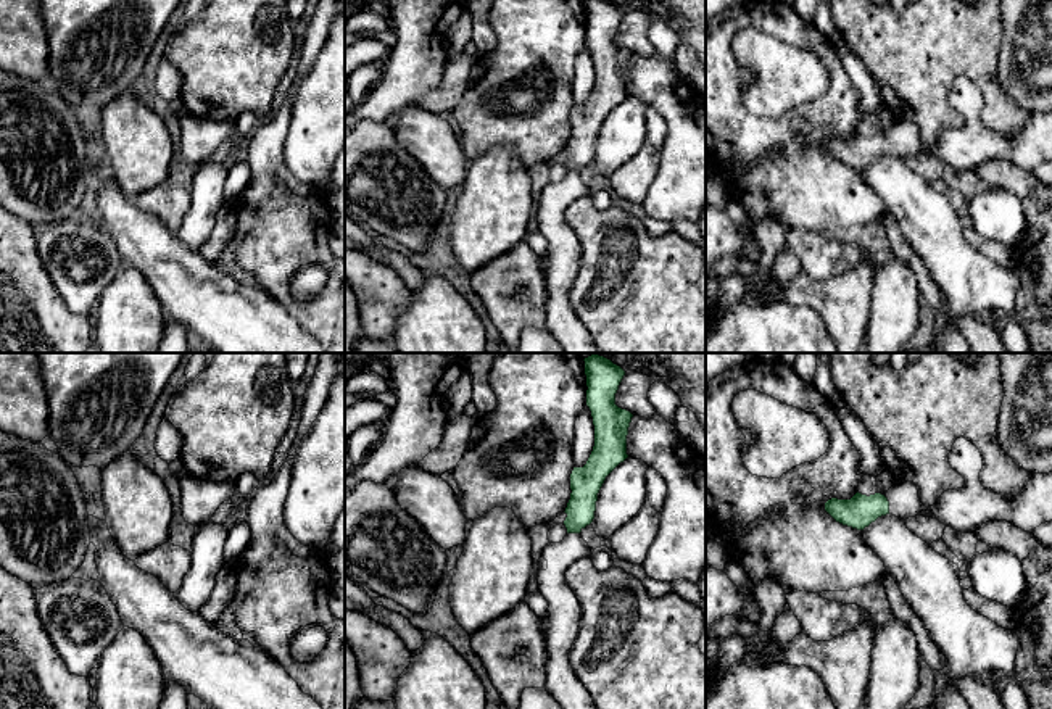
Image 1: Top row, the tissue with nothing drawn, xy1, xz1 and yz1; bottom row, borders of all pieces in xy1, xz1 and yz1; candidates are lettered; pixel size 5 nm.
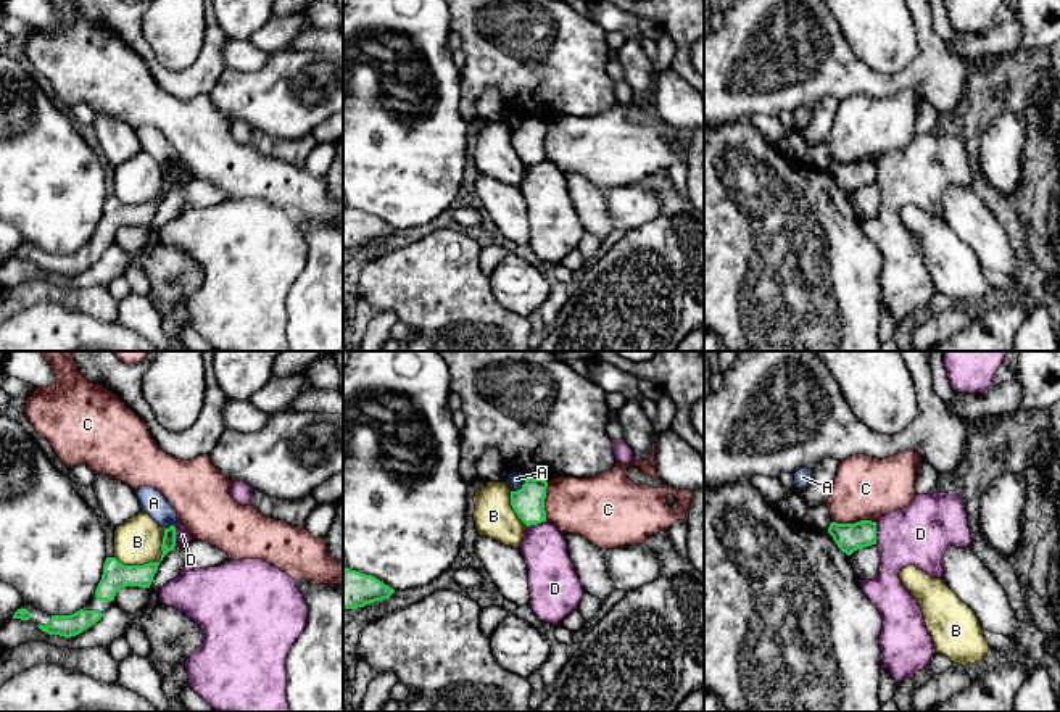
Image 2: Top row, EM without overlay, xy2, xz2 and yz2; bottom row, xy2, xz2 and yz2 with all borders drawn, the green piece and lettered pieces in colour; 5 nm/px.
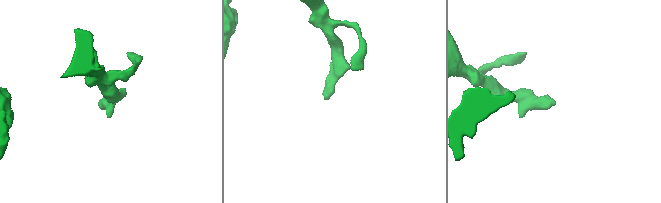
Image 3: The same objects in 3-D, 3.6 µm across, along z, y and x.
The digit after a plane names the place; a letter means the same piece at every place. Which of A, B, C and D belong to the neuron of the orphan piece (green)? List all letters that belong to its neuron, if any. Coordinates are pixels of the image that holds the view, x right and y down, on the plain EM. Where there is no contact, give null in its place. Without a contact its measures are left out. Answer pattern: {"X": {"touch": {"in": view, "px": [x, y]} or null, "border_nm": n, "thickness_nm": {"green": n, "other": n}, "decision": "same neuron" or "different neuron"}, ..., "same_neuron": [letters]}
{"A": {"touch": {"in": "xz2", "px": [522, 126]}, "border_nm": 120, "thickness_nm": {"green": 160, "other": 80}, "decision": "different neuron"}, "B": {"touch": {"in": "xy2", "px": [152, 202]}, "border_nm": 300, "thickness_nm": {"green": 140, "other": 240}, "decision": "different neuron"}, "C": {"touch": {"in": "yz2", "px": [856, 161]}, "border_nm": 220, "thickness_nm": {"green": 140, "other": 320}, "decision": "different neuron"}, "D": {"touch": {"in": "xy2", "px": [174, 176]}, "border_nm": 110, "thickness_nm": {"green": 110, "other": 80}, "decision": "different neuron"}, "same_neuron": []}

